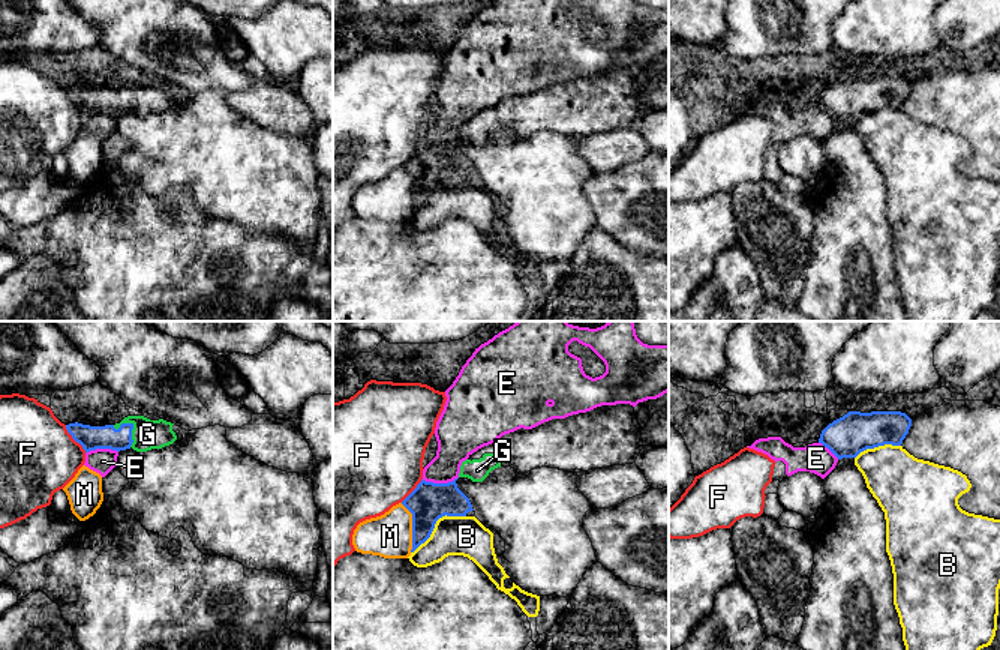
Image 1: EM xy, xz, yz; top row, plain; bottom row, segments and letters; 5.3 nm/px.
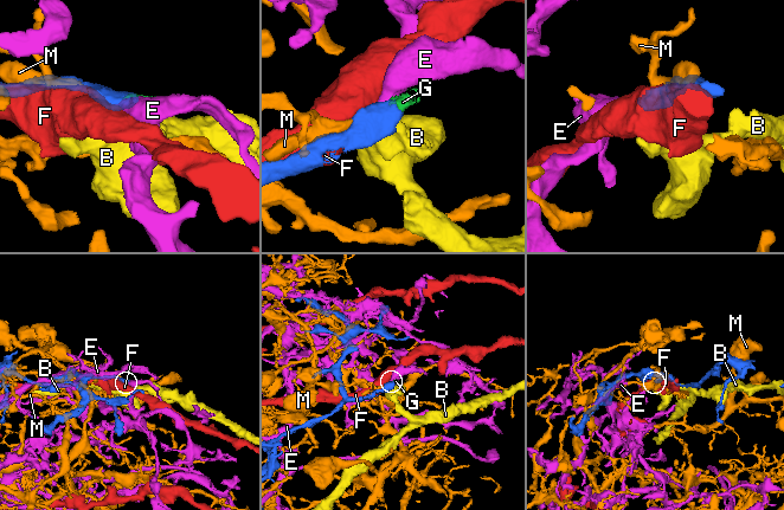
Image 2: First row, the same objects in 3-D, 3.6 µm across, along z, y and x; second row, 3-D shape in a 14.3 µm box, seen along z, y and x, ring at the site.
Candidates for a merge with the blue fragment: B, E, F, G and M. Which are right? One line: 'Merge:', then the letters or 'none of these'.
Merge: G

